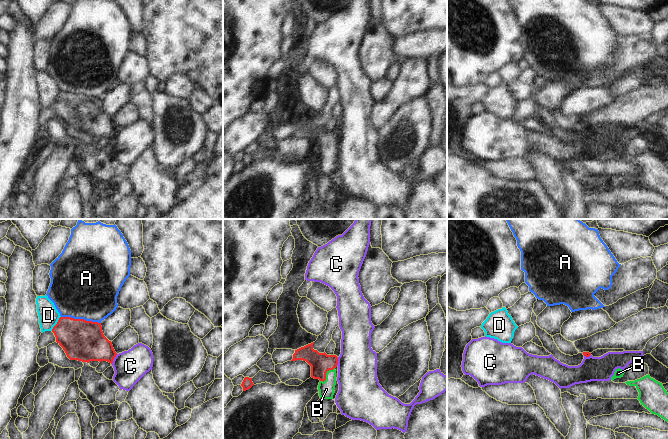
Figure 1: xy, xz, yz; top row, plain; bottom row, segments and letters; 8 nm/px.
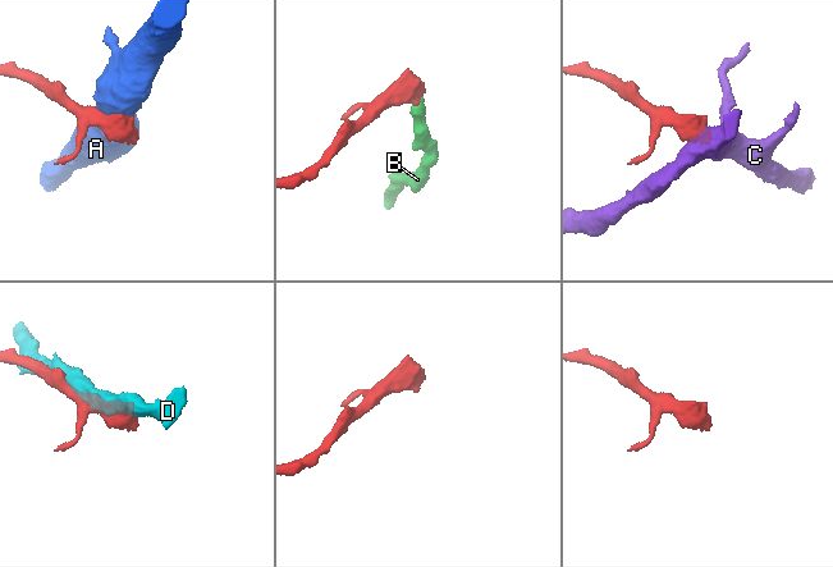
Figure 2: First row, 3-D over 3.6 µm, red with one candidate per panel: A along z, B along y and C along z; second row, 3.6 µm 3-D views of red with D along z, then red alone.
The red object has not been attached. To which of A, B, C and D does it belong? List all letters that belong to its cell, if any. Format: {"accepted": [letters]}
{"accepted": ["B"]}

